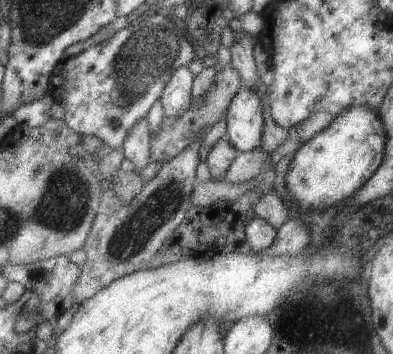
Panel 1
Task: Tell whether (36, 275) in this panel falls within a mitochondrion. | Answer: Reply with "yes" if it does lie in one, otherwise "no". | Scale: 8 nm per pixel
no

